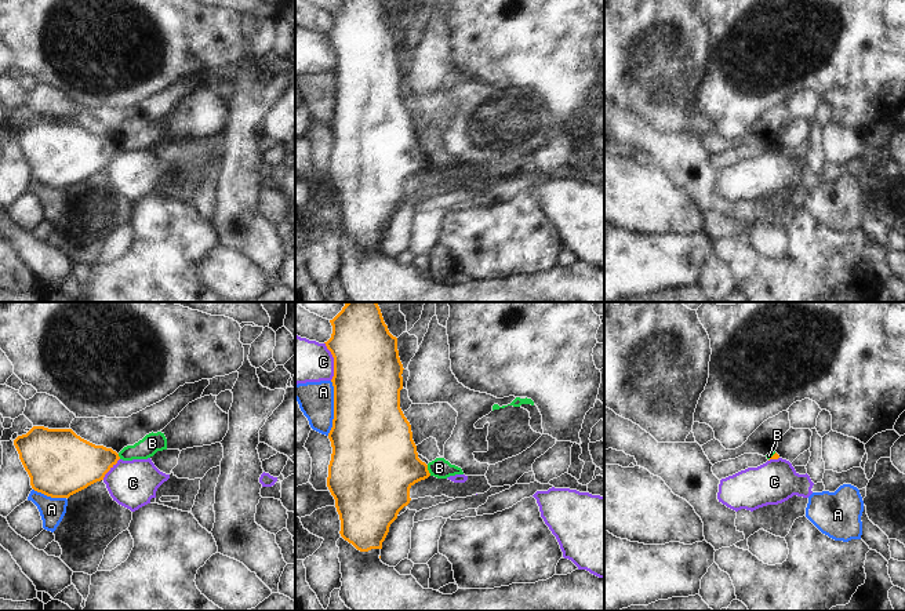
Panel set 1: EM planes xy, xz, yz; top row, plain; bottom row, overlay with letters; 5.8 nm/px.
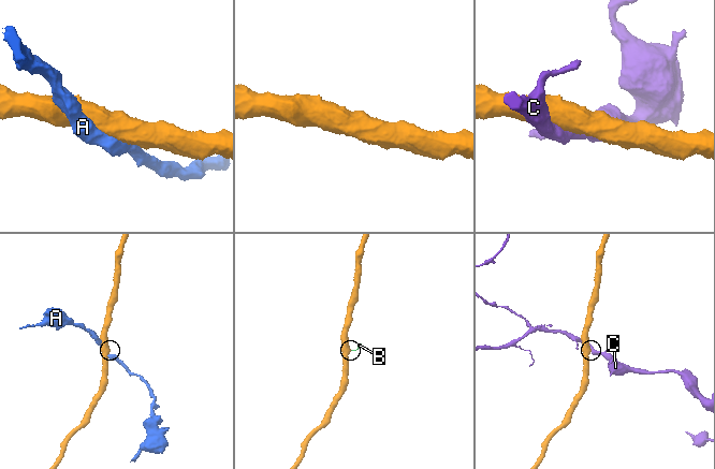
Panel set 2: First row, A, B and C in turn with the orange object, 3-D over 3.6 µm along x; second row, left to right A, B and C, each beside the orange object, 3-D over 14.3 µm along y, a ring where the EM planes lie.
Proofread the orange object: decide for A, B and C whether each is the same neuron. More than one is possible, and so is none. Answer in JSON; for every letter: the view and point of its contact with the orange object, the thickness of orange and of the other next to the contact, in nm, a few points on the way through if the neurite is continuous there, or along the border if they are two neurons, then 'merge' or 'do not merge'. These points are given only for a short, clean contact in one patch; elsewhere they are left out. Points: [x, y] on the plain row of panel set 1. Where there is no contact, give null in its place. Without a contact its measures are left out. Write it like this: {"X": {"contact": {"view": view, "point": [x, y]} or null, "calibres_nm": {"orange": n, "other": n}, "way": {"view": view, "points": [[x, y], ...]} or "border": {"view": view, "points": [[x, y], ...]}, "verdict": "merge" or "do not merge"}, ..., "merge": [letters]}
{"A": {"contact": {"view": "xz", "point": [334, 99]}, "calibres_nm": {"orange": 440, "other": 200}, "verdict": "do not merge"}, "B": {"contact": {"view": "xz", "point": [428, 162]}, "calibres_nm": {"orange": 380, "other": 120}, "border": {"view": "xz", "points": [[426, 156], [431, 166]]}, "verdict": "do not merge"}, "C": {"contact": {"view": "xz", "point": [334, 53]}, "calibres_nm": {"orange": 400, "other": 280}, "verdict": "do not merge"}, "merge": []}

